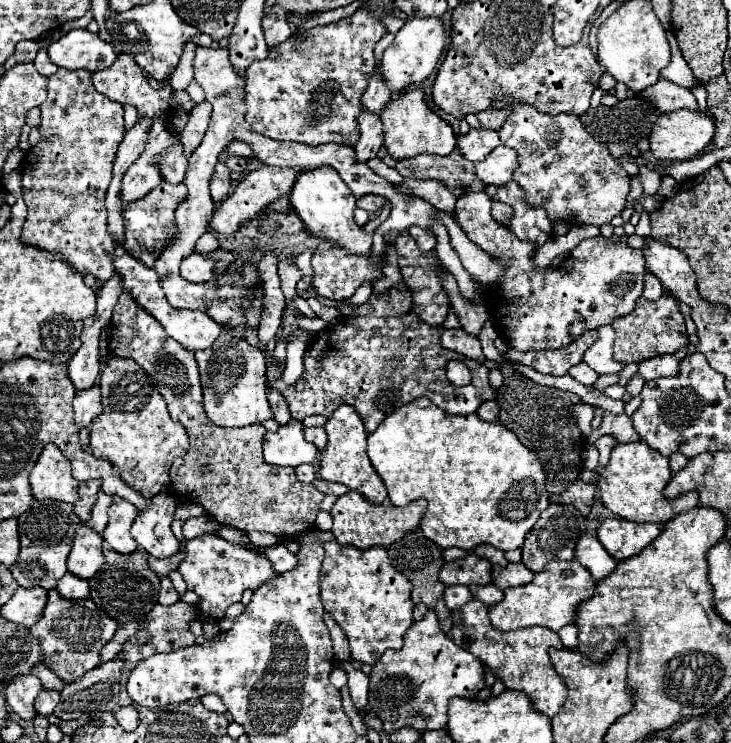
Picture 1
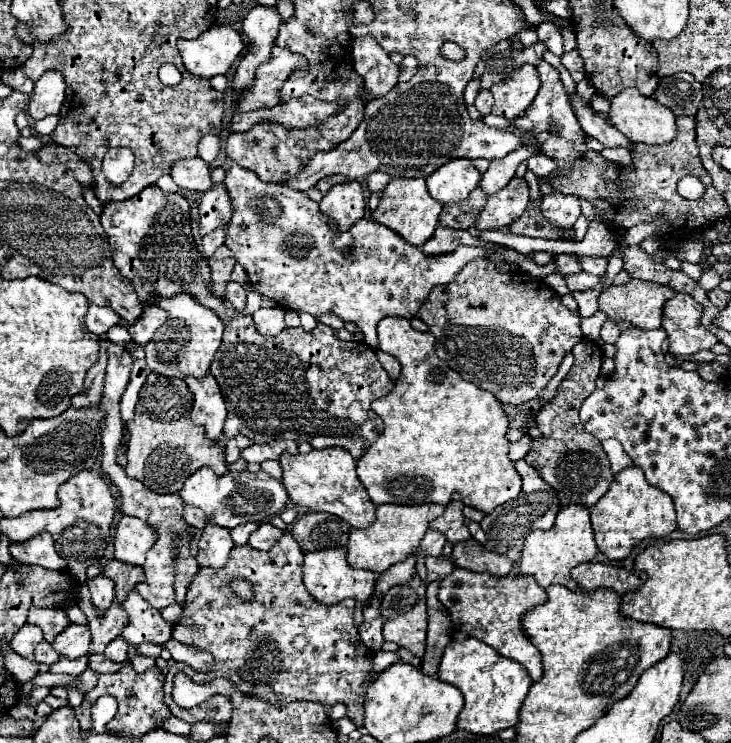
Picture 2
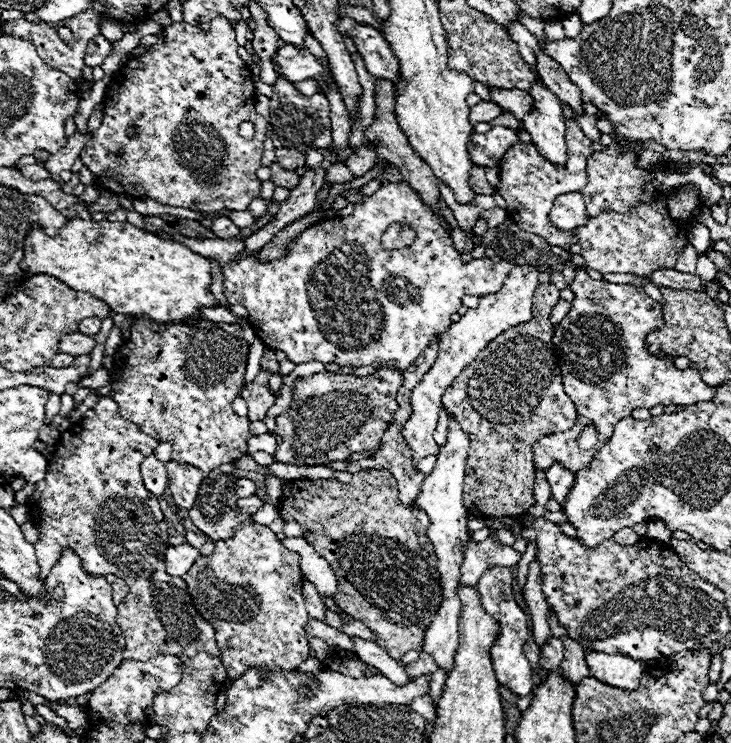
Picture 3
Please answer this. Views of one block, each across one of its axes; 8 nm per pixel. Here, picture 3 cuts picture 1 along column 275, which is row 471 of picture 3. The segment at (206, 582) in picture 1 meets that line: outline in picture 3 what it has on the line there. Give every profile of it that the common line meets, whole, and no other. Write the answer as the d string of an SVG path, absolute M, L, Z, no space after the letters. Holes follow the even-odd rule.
M576 268L570 290L576 298L572 300L568 316L556 326L554 344L560 360L562 384L576 404L577 422L568 432L540 438L532 452L536 468L550 468L554 462L560 462L564 468L576 474L594 458L594 450L580 450L576 444L584 426L592 424L596 428L596 446L602 448L602 444L606 444L612 436L616 422L630 416L634 408L650 410L658 404L688 406L706 402L714 398L714 388L704 384L700 372L694 368L678 370L674 368L672 358L656 358L648 354L644 338L650 330L662 326L664 320L662 306L644 294L640 286L594 280L586 274L586 270Z

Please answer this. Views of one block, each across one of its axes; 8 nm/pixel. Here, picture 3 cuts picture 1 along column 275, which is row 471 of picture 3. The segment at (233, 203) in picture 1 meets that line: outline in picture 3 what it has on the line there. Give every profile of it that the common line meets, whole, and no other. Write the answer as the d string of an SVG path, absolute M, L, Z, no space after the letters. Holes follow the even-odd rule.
M168 462L166 472L168 472L168 490L174 498L174 504L190 510L198 496L198 488L204 480L204 474L192 464L178 462Z

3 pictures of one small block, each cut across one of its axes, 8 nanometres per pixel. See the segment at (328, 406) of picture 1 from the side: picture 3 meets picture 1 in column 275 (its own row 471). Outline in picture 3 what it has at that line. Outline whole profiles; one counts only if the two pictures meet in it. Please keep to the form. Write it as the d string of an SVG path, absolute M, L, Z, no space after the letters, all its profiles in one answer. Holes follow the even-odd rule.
M360 470L348 484L342 484L340 480L290 480L282 486L278 516L282 522L296 520L302 526L304 540L318 556L328 560L336 574L336 604L366 628L378 632L382 646L394 660L400 660L408 650L418 650L422 646L424 632L442 600L436 554L426 536L430 520L420 508L410 510L400 504L396 480L388 470Z

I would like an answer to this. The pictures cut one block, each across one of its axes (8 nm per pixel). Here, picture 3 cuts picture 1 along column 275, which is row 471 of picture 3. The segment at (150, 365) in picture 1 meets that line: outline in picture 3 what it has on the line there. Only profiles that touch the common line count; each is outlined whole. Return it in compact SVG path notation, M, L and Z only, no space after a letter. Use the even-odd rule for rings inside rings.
M540 284L532 296L532 320L510 328L492 344L488 344L472 364L454 380L442 396L442 406L470 438L470 450L464 476L464 508L476 518L518 518L536 504L534 498L534 462L532 446L546 434L566 432L576 424L576 406L562 386L558 358L552 342L554 326L548 316L552 306L560 300L560 290L554 284Z

